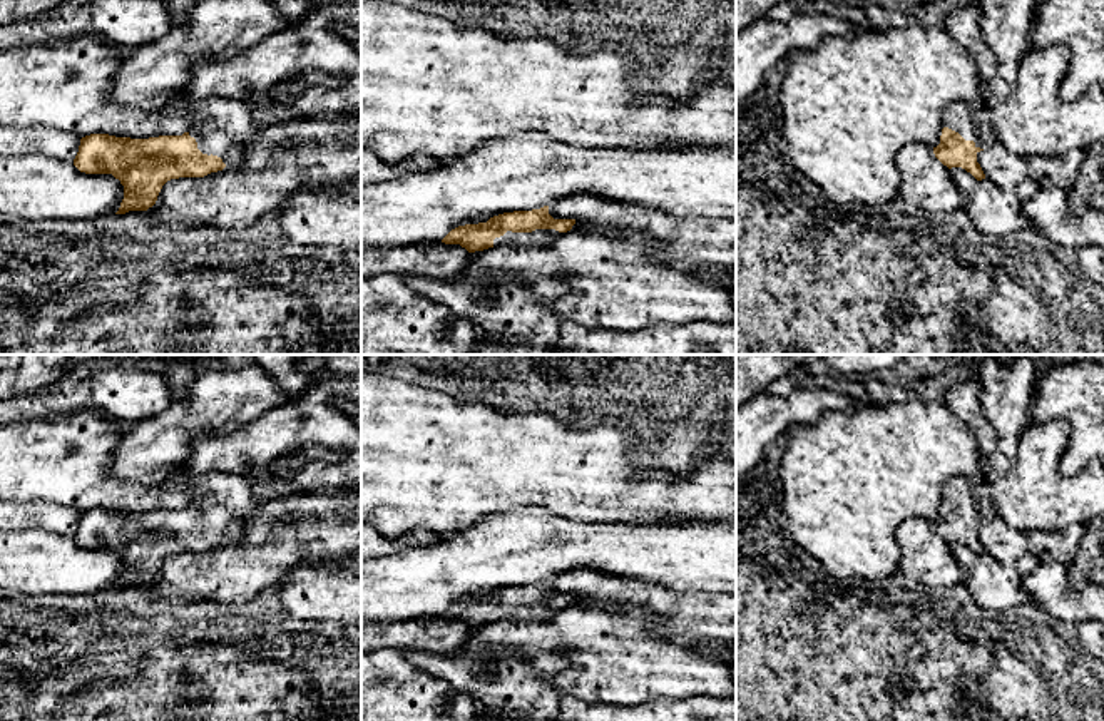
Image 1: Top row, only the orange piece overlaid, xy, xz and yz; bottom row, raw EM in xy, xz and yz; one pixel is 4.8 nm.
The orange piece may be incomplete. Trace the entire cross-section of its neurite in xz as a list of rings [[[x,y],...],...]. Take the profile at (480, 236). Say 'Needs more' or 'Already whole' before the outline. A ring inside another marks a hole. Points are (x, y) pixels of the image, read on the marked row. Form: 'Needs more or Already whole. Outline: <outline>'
Needs more. Outline: [[[549,206],[532,211],[514,211],[490,217],[487,222],[452,229],[442,243],[460,244],[468,253],[495,246],[532,248],[547,243],[547,231],[567,233],[575,219],[554,219]]]

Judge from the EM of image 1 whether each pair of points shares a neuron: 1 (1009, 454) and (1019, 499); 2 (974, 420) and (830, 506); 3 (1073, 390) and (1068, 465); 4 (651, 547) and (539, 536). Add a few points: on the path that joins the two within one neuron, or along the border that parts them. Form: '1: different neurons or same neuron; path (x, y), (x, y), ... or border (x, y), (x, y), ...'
1: different neurons; border (1024, 430), (1016, 462), (999, 479), (977, 485)
2: different neurons; border (942, 402), (969, 427), (977, 452), (982, 457)
3: same neuron; path (1079, 409), (1079, 447)
4: same neuron; path (623, 547), (567, 546)

